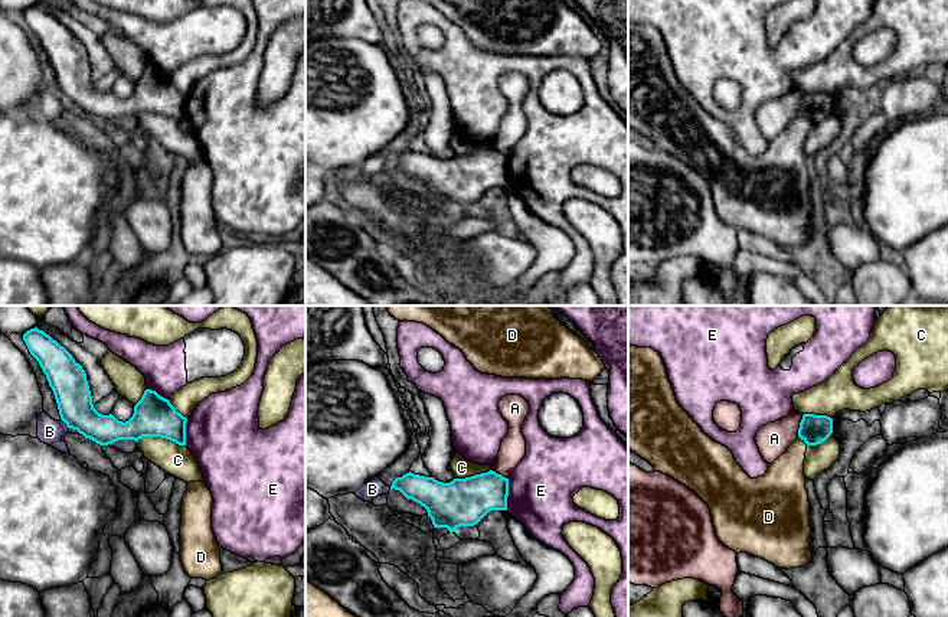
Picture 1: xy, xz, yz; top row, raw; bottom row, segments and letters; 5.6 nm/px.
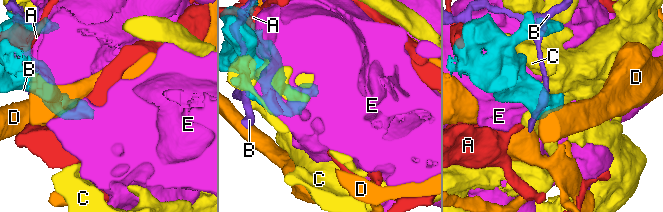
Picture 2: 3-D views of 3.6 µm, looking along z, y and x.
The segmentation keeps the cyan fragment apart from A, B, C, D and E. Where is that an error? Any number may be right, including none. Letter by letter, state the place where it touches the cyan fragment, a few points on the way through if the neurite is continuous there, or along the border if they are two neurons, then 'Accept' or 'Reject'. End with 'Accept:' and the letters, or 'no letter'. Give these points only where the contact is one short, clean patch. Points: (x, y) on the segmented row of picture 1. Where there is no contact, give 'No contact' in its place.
A: Touches cyan at yz (800, 425). Reject
B: Touches cyan at xy (65, 423). Reject
C: Touches cyan at xy (160, 437). Reject
D: Touches cyan at yz (803, 438). Path across: yz (813, 428), (803, 438), (784, 479). Accept
E: Touches cyan at xz (507, 495). Reject
Accept: D

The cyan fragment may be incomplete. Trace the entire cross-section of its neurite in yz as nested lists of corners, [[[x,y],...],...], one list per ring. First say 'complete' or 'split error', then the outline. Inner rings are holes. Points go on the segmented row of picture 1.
split error | [[[628,345],[628,450],[647,460],[654,471],[693,490],[709,506],[719,541],[736,554],[746,552],[787,569],[811,561],[804,460],[807,447],[821,444],[831,432],[833,418],[804,414],[798,438],[764,476],[751,479],[732,451],[705,434],[680,407],[658,352]]]

